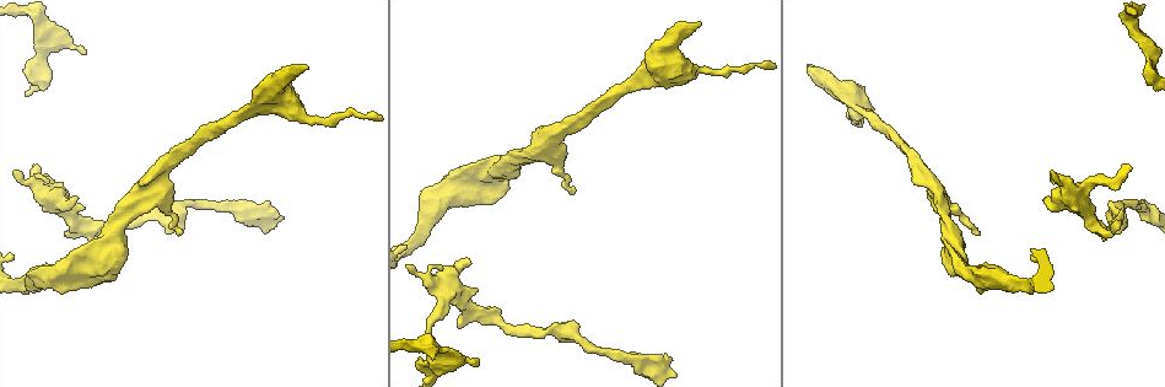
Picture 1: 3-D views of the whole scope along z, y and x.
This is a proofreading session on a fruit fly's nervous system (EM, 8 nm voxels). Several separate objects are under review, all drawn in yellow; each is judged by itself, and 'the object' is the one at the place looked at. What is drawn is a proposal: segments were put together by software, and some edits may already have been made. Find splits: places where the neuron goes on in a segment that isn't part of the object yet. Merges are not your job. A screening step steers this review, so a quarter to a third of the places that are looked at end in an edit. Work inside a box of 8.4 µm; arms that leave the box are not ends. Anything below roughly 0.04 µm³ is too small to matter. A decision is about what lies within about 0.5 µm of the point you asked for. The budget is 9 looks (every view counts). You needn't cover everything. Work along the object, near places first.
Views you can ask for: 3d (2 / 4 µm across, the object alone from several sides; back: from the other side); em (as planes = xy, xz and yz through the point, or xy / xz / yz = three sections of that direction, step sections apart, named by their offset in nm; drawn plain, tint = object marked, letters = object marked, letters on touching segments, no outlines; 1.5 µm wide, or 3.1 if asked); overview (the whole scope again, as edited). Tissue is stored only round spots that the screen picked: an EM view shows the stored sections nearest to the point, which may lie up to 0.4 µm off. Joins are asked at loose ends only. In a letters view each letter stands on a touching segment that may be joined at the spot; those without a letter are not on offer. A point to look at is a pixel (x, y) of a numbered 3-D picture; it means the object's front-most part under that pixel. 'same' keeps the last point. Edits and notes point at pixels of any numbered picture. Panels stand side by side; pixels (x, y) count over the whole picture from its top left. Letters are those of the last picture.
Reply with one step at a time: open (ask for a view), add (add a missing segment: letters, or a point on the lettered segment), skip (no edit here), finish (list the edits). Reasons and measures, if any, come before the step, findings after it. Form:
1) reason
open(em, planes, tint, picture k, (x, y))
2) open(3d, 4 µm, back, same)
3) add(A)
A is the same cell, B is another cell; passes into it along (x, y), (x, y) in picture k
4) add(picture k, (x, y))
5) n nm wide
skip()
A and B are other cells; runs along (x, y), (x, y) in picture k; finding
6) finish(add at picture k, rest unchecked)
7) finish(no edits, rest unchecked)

free end
open(em, planes, letters, picture 1, (468, 262))

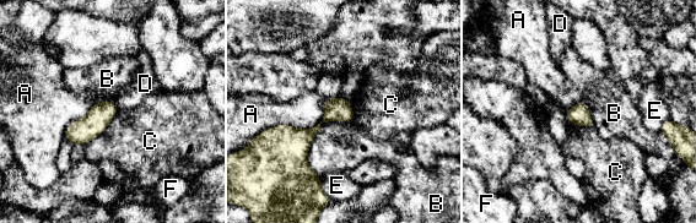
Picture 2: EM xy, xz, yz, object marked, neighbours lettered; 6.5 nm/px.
skip()
A, B, C, D, E and F are other cells; no lettered segment goes on from it

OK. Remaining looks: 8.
branch stops here
open(em, yz, step 8, letters, picture 1, (1130, 165))

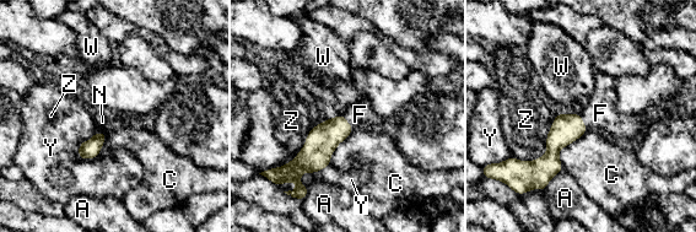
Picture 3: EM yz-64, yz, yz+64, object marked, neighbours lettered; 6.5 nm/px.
Z touches over 420 nm
add(F)
F is the same cell, A, C, N, W, Y and Z are other cells; the neuron continues

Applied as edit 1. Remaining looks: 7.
an open end
open(3d, 2 µm, picture 1, (478, 365))

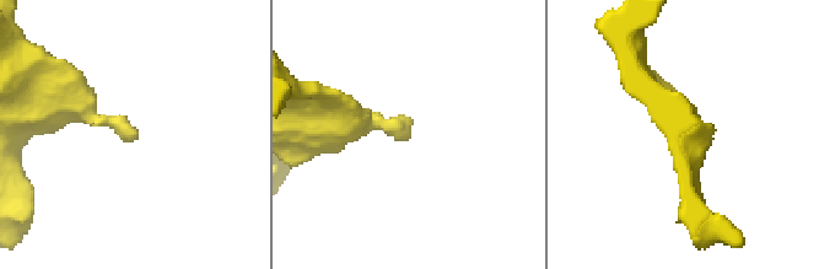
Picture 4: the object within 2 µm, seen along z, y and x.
shape alone is not enough
open(em, xz, step 4, letters, picture 4, (410, 135))

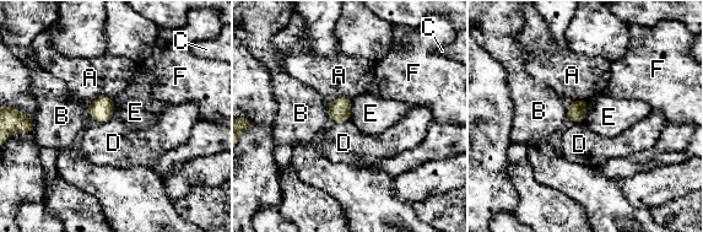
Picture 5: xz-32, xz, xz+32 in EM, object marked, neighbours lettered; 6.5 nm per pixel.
open(em, planes, letters, same)

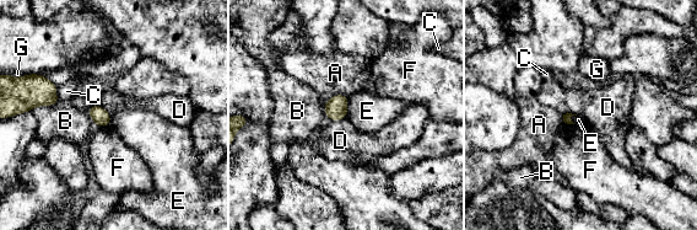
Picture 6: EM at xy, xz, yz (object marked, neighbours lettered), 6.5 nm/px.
skip()
A, B, C, D, E, F and G are other cells; border along (346, 117), (331, 122) in picture 6; no lettered segment goes on from it

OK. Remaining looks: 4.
free end
open(3d, 2 µm, back, picture 1, (977, 230))

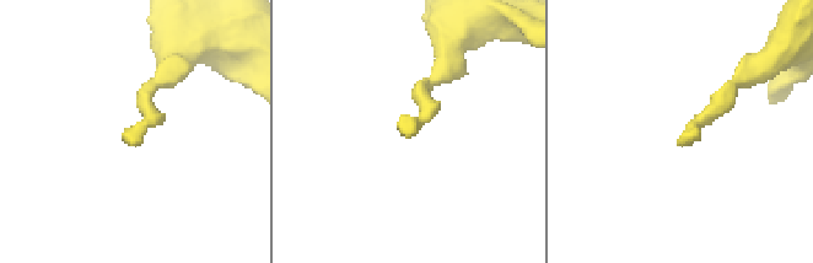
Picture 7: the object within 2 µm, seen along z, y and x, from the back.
shape alone is not enough
open(em, planes, letters, picture 7, (127, 139))

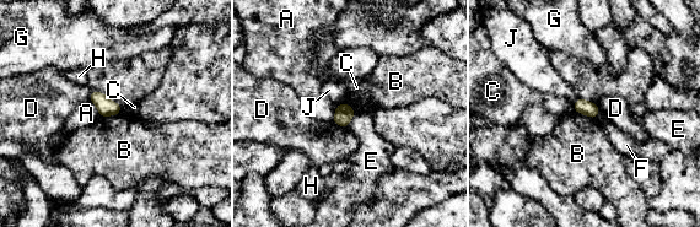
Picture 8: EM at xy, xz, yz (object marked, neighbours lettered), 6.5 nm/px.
100 nm wide
skip()
A, B, C, D, E, F, G, H and J are other cells; no lettered segment goes on from it

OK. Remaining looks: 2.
finish(add at picture 3, rest unchecked)

